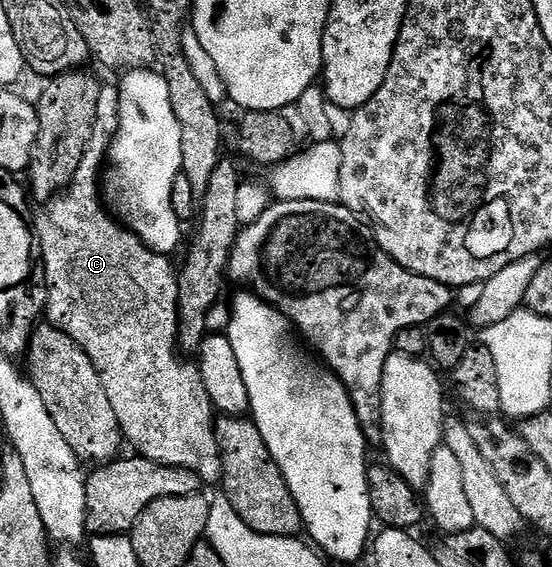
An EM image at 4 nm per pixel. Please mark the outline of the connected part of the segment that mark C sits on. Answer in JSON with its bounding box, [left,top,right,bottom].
[35,85,221,485]

